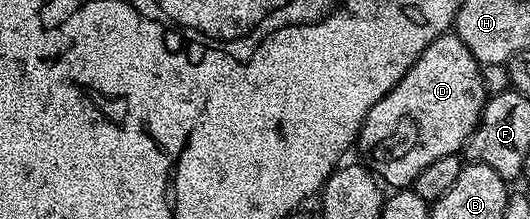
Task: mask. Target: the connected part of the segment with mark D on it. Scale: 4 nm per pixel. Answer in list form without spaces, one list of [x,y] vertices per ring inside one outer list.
[[[456,32],[444,33],[430,43],[407,71],[407,75],[403,75],[403,79],[399,79],[399,83],[395,83],[395,87],[387,91],[387,95],[383,95],[383,99],[379,99],[379,103],[375,103],[371,111],[367,111],[367,119],[363,123],[359,138],[359,149],[361,145],[361,153],[365,156],[364,164],[386,186],[393,185],[389,187],[399,190],[412,186],[419,171],[435,163],[435,159],[443,159],[443,155],[452,153],[460,154],[475,127],[481,122],[481,112],[485,110],[487,94],[481,78],[482,68]]]

